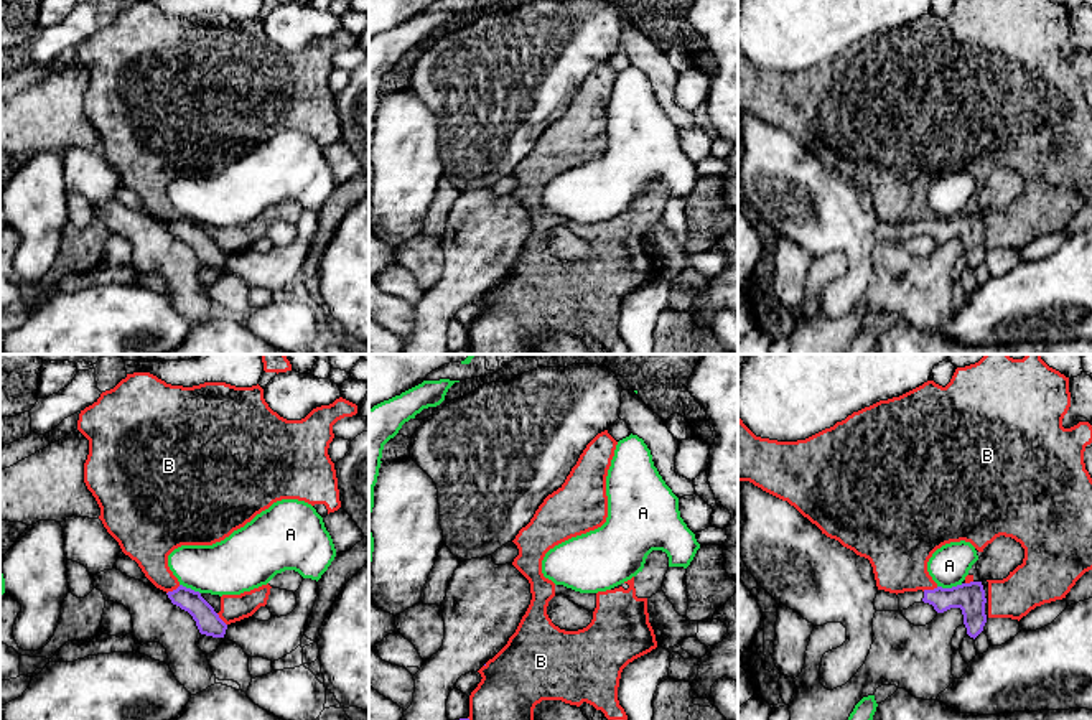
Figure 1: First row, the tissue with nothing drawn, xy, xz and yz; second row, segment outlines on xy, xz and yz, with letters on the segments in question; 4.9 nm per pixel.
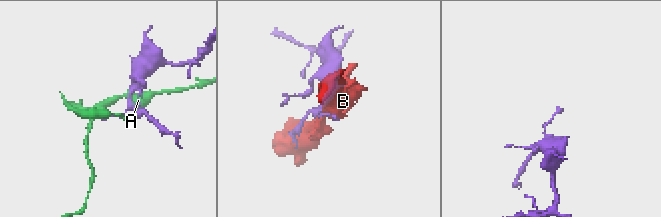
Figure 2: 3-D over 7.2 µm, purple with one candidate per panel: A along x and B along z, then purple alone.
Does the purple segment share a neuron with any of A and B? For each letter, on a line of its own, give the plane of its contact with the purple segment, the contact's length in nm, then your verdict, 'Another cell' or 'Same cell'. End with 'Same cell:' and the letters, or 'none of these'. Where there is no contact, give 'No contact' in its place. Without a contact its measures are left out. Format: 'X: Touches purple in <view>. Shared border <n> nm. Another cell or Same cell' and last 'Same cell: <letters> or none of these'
A: Touches purple in yz. Shared border 130 nm. Another cell
B: Touches purple in yz. Shared border 80 nm. Another cell
Same cell: none of these

